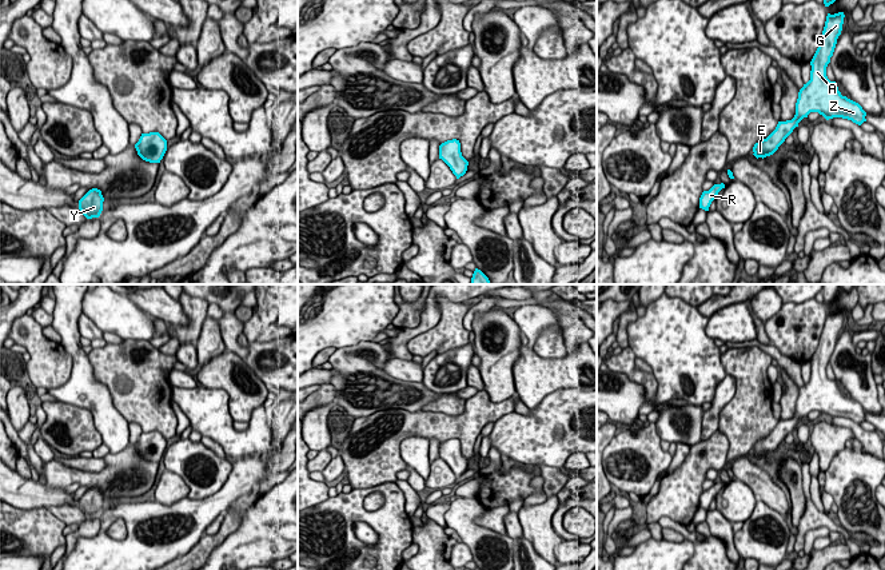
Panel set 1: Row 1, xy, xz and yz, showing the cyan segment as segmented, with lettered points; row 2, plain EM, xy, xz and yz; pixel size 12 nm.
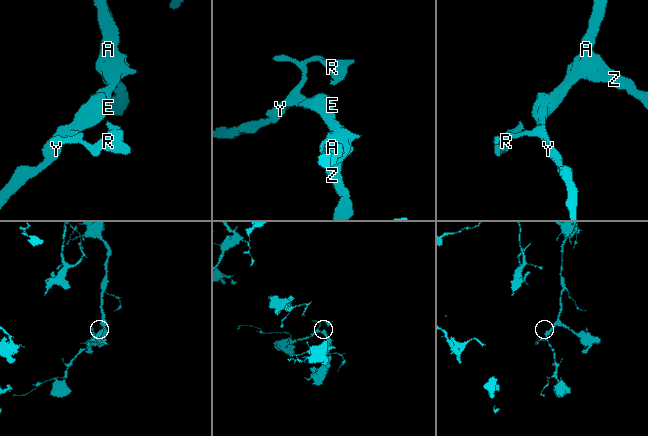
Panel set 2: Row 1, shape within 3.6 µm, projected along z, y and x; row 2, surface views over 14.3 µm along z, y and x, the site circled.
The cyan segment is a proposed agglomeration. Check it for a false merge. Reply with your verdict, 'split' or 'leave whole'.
leave whole

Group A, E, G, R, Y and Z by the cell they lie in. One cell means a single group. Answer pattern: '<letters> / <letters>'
A E G R Y Z

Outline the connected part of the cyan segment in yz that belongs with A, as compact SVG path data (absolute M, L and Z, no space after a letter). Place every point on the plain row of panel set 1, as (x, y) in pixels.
M844 311L828 312L820 344L810 360L810 379L798 391L796 414L792 419L778 420L776 429L766 438L754 443L753 454L757 458L773 454L793 429L798 426L798 422L808 416L810 411L818 411L826 419L842 416L858 424L866 420L866 411L862 406L842 395L836 380L830 380L826 375L826 366L841 334L844 316Z

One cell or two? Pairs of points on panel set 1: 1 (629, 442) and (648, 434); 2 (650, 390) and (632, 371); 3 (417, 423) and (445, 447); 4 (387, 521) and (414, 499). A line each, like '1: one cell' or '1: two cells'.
1: one cell
2: one cell
3: one cell
4: two cells

